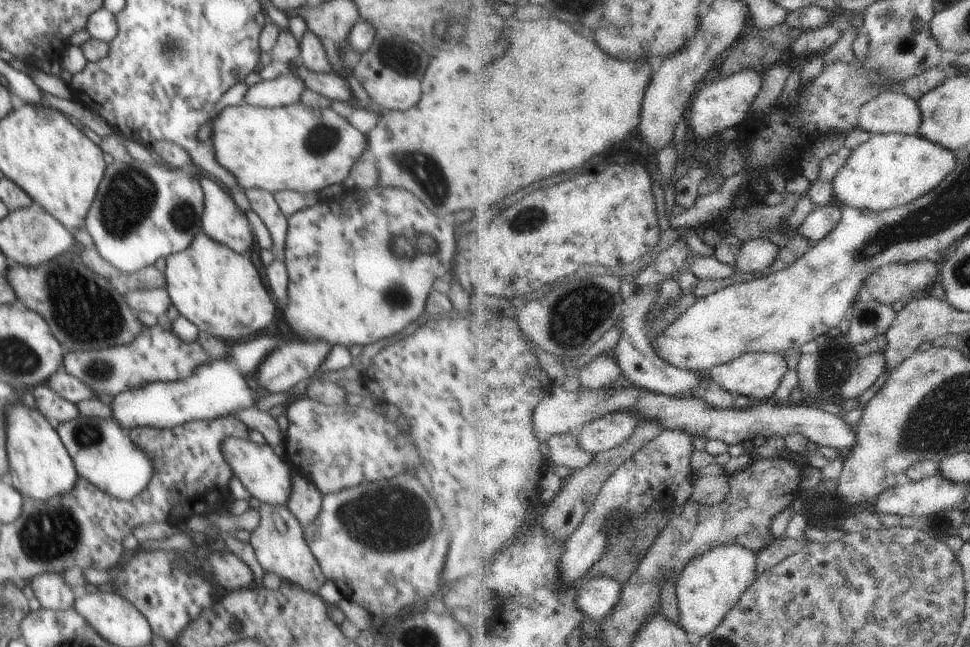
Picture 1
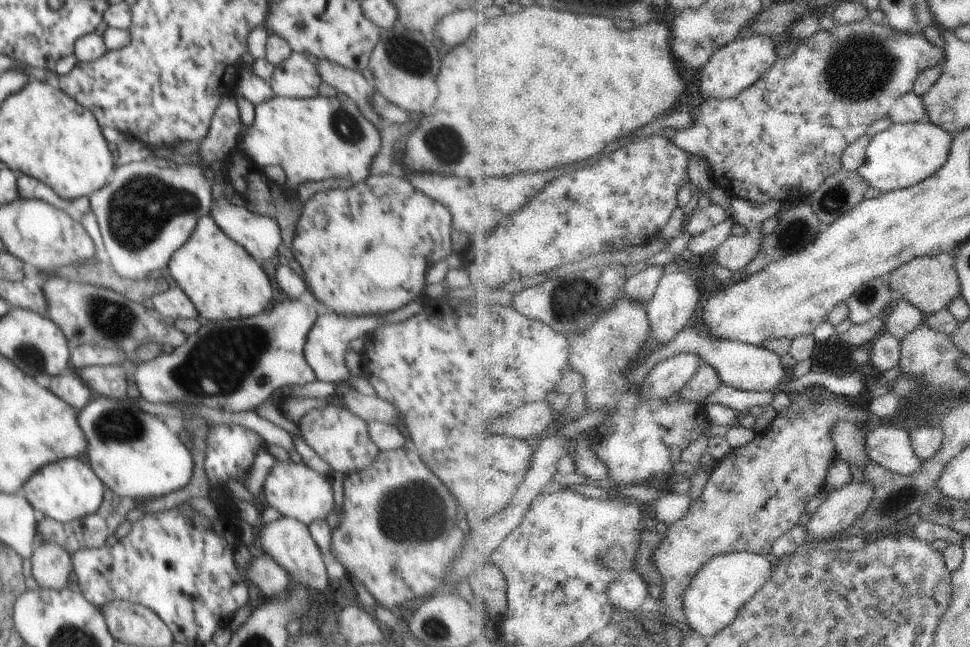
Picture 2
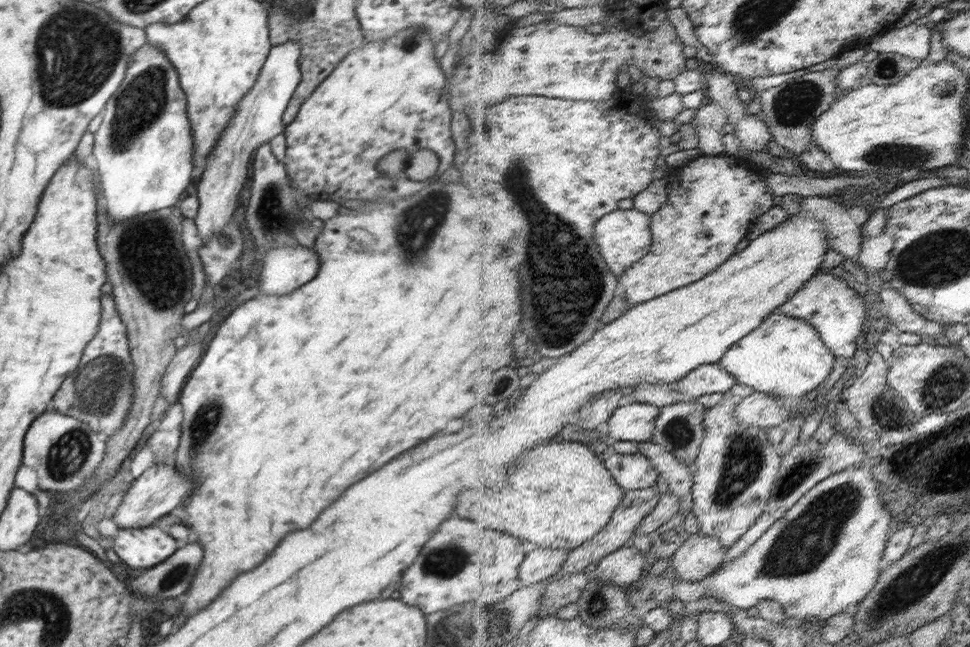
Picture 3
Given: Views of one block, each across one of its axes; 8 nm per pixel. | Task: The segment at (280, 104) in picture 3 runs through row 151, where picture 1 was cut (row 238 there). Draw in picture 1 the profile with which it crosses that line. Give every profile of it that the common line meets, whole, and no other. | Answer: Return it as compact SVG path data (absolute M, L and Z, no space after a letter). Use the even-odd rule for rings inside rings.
M201 177L200 186L204 192L203 233L234 252L248 255L254 233L247 214L214 180Z

